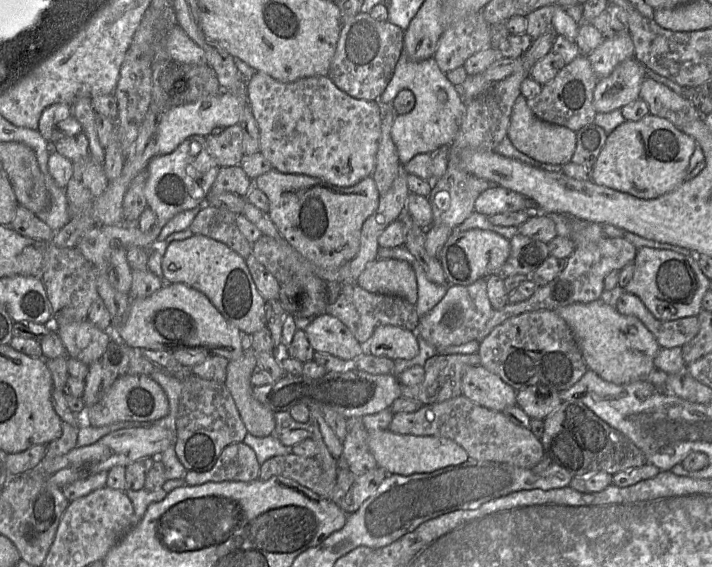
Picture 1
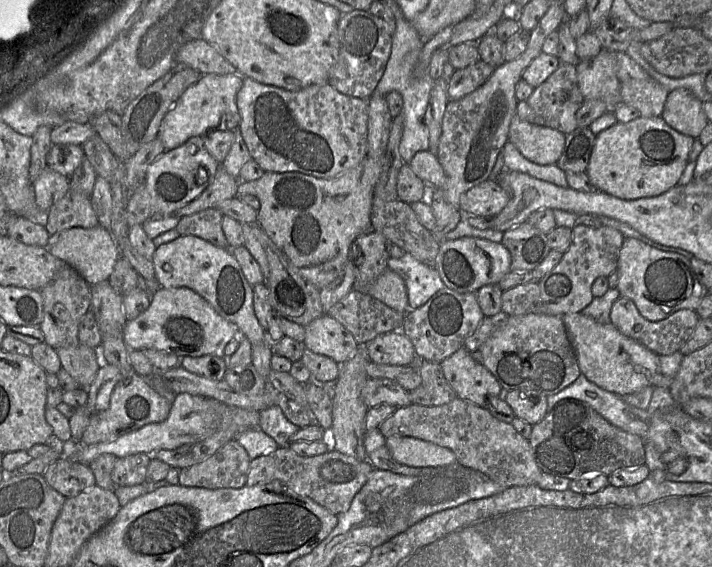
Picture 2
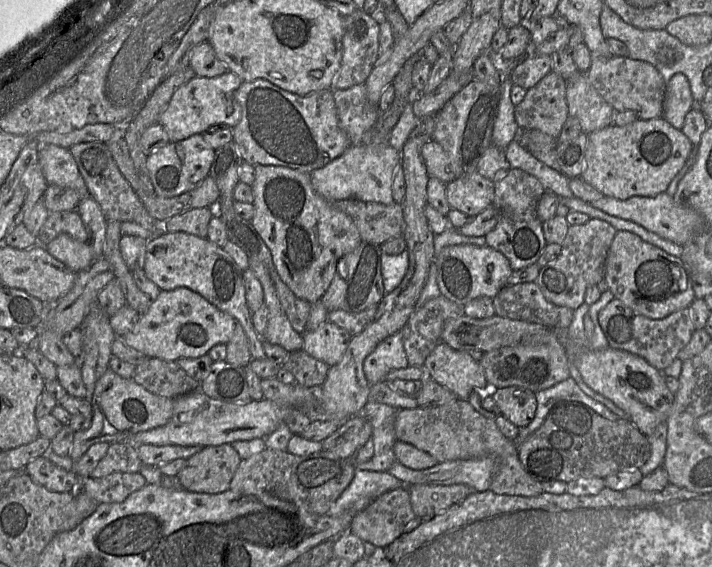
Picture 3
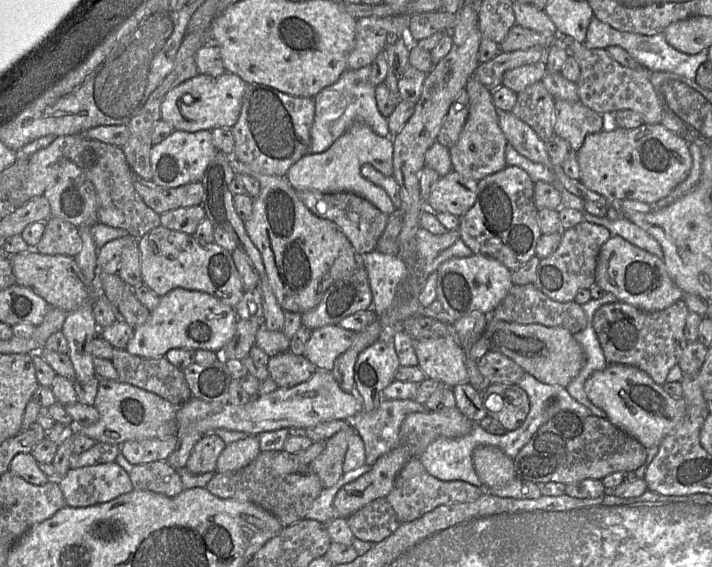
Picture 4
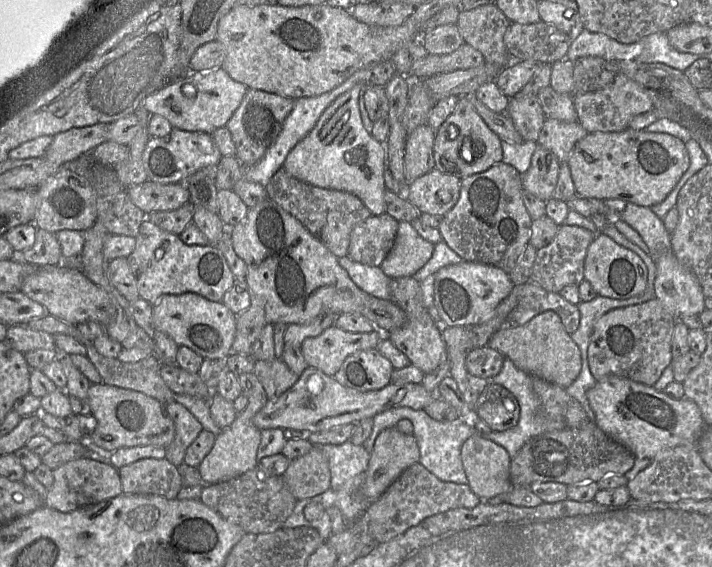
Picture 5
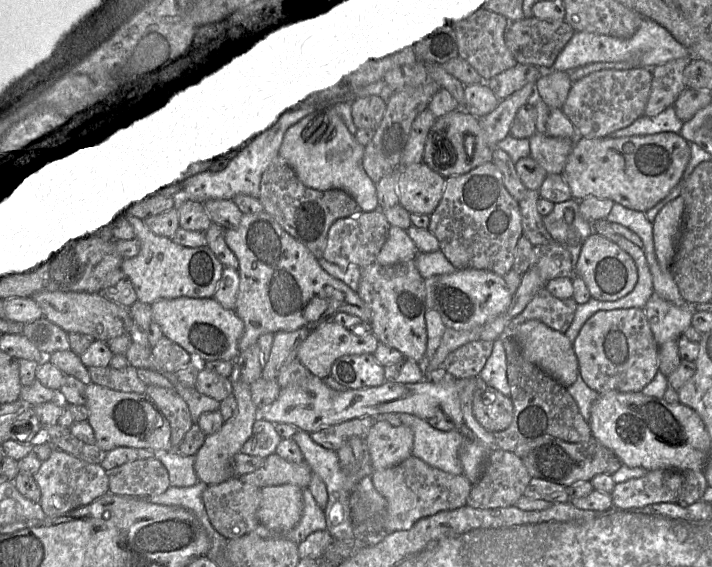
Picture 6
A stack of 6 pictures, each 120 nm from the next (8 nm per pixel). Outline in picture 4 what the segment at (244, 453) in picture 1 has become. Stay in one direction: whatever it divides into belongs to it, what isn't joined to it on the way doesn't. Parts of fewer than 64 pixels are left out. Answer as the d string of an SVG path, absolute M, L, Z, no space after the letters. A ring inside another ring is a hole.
M215 433L203 435L195 444L186 464L194 474L215 473L219 455L226 443Z

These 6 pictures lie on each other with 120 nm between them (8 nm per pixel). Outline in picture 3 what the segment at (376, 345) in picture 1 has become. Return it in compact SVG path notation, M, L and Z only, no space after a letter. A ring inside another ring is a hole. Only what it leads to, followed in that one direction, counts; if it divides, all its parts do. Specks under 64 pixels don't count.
M402 331L388 336L365 358L363 370L369 384L386 381L386 375L393 369L409 365L403 345Z

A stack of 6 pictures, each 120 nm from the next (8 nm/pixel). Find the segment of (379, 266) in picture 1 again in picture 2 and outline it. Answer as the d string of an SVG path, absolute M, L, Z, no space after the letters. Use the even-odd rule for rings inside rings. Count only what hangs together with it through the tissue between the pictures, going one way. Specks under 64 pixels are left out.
M387 268L365 291L398 312L410 311L405 281L393 270Z

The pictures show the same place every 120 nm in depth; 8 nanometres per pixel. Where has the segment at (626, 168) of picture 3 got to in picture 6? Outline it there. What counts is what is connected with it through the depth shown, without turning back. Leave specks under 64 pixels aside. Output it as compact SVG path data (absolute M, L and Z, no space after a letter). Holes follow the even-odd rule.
M672 132L621 138L576 138L561 175L577 201L587 197L610 199L644 213L669 194L689 159L688 142Z

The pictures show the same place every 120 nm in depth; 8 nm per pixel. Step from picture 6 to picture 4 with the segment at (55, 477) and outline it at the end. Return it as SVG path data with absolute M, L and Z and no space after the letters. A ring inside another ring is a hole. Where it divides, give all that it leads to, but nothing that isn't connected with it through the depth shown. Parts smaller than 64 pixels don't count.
M115 462L70 469L58 485L66 506L73 508L109 502L134 490L129 473Z

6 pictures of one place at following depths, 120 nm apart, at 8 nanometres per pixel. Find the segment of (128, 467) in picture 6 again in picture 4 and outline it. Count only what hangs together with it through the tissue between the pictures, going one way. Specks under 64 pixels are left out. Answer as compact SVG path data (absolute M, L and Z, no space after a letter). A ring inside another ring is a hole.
M166 460L134 465L129 473L134 490L175 496L184 490L181 476Z

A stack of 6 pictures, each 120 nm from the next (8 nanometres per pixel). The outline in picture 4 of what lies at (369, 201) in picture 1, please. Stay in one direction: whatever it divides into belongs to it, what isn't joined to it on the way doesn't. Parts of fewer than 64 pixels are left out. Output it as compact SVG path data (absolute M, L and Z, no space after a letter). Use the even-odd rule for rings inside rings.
M234 158L231 165L236 175L250 175L260 183L252 215L244 221L244 227L262 256L271 290L284 311L303 314L321 301L335 281L354 272L358 254L334 222L317 217L302 203L285 177L257 173Z

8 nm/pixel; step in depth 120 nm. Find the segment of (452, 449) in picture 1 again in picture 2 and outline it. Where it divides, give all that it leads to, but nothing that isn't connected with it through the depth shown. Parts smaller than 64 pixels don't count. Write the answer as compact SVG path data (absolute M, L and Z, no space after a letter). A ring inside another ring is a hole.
M391 436L386 438L385 446L396 462L407 466L444 467L456 464L453 451L421 439Z

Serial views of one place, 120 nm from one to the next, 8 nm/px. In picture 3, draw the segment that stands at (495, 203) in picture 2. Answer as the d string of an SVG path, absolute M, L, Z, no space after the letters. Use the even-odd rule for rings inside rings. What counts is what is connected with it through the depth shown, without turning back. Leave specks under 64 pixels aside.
M469 173L446 184L446 197L452 209L474 217L492 205L495 182L479 173Z

